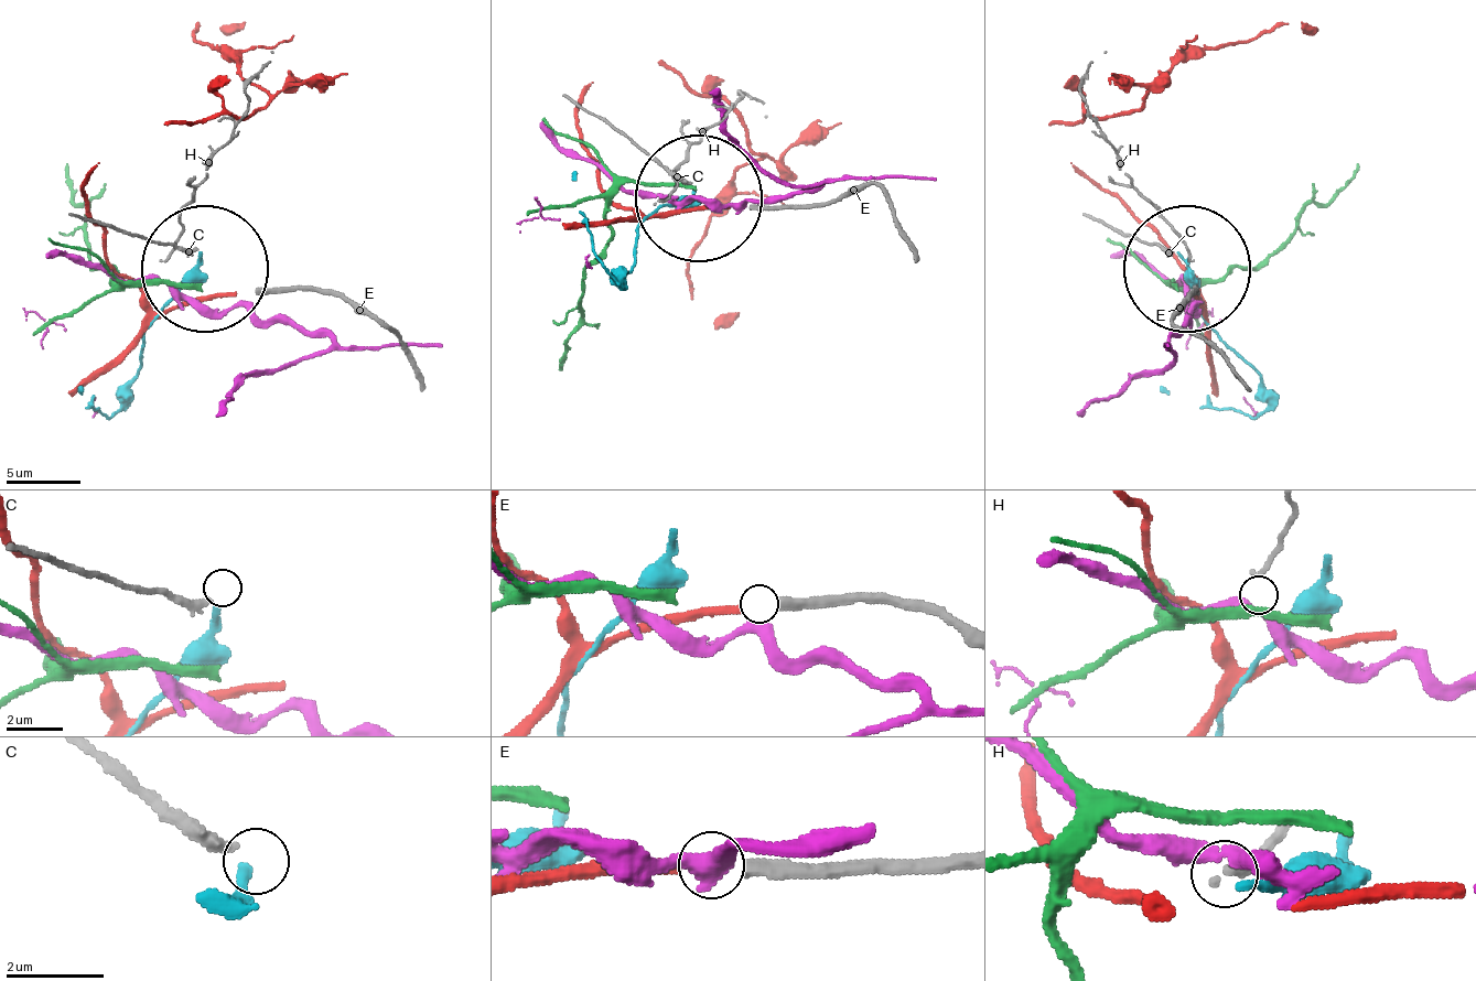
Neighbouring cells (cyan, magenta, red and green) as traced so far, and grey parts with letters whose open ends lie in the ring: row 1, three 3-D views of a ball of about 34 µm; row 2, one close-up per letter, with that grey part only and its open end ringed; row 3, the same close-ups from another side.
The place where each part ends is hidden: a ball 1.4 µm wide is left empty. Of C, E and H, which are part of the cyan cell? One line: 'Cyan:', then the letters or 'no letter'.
Cyan: no letter

